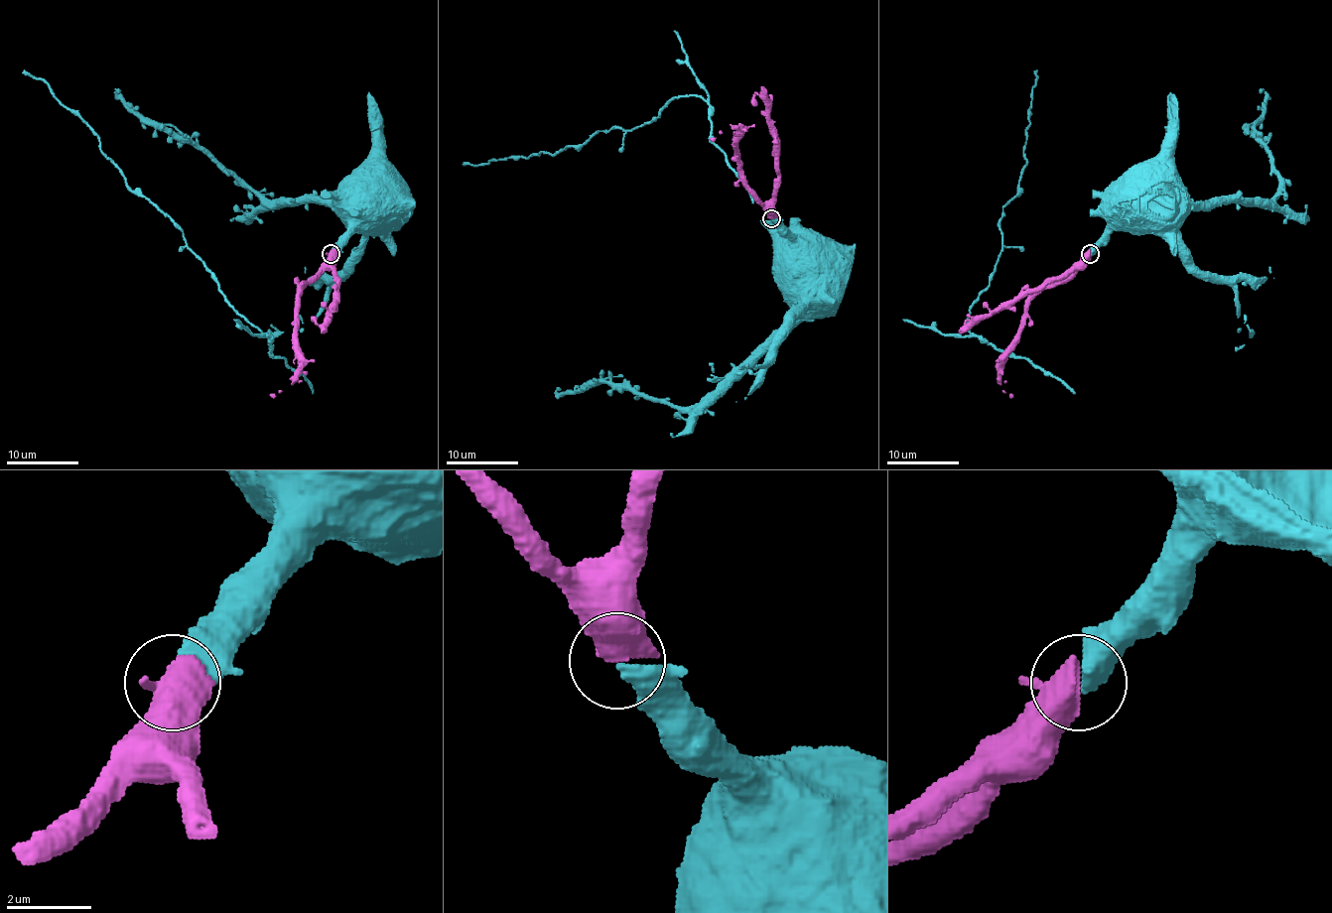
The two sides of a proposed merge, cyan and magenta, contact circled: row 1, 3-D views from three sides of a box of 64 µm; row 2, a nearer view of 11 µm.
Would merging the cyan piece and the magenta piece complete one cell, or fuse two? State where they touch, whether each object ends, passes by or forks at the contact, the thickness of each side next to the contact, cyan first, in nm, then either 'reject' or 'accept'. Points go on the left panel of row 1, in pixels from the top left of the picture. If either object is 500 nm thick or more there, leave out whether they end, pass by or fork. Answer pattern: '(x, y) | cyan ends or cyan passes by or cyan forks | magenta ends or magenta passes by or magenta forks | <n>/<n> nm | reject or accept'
(331, 253) | 550/550 nm | accept

